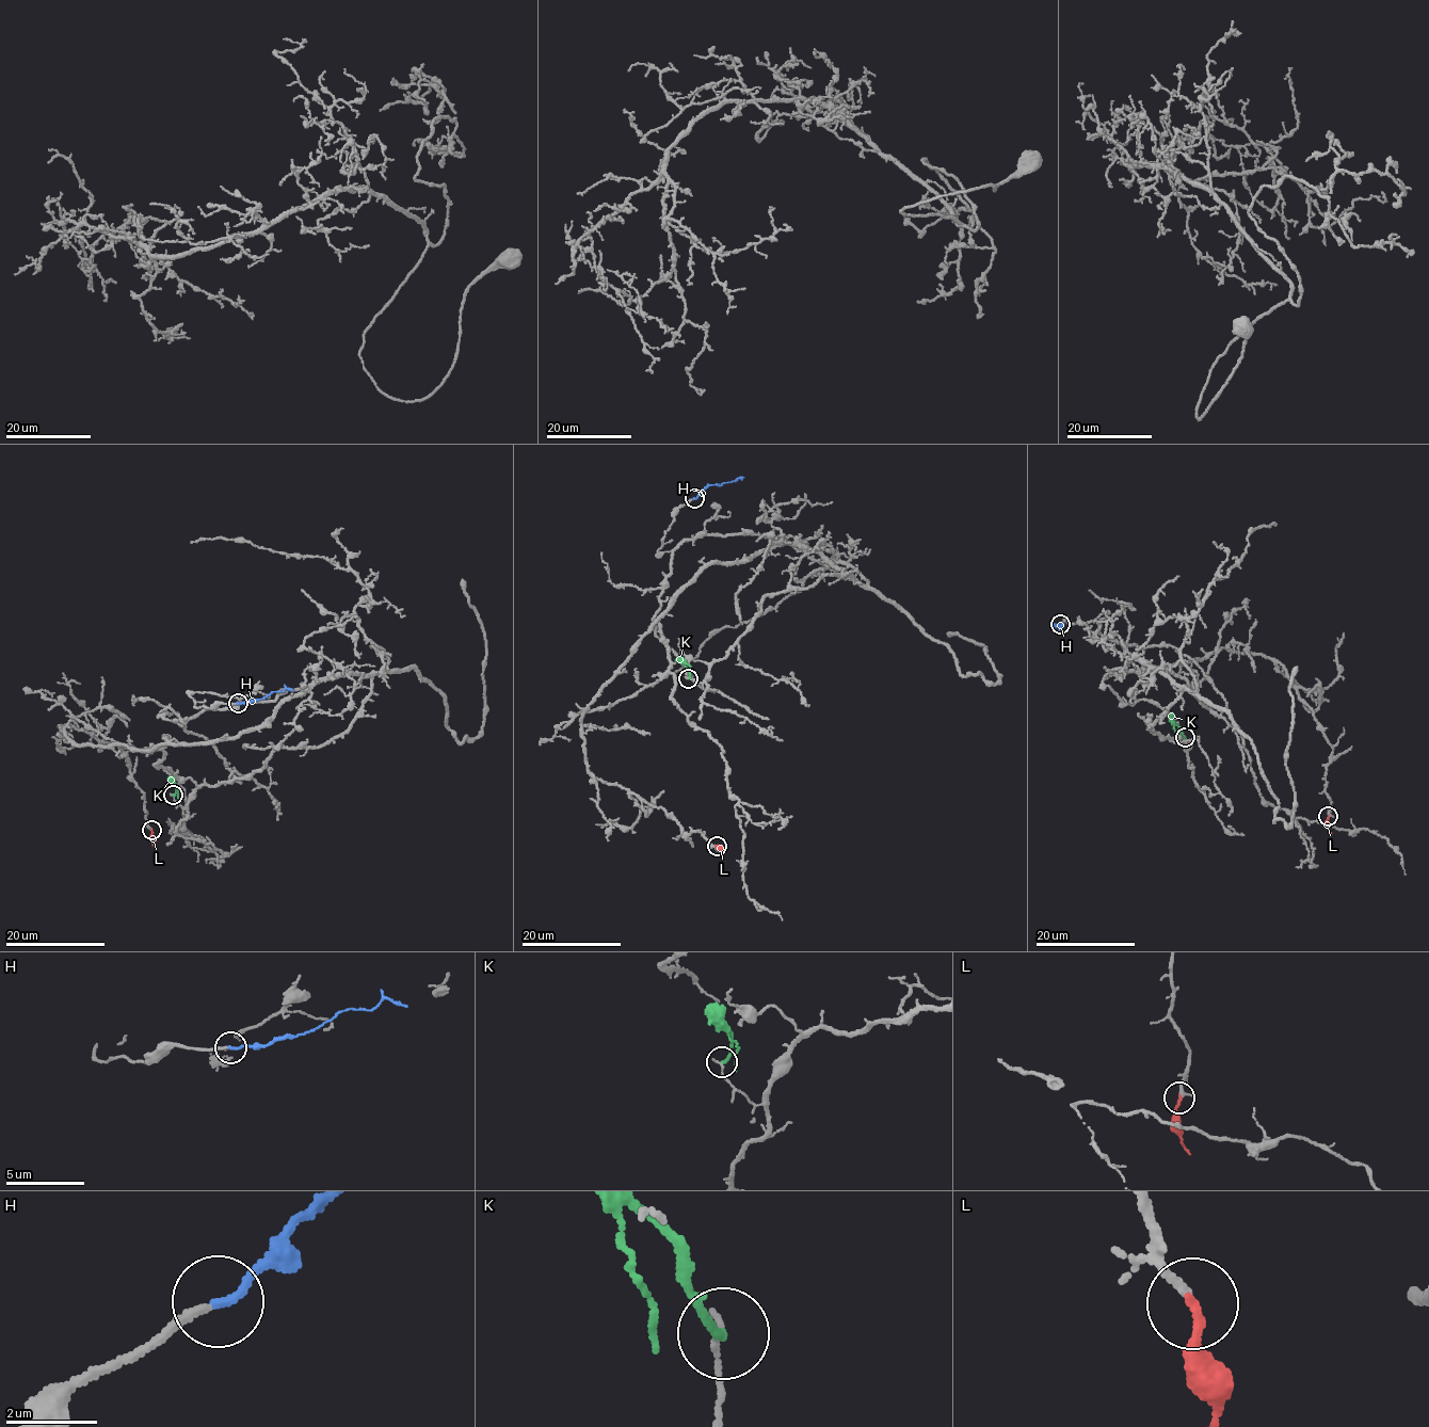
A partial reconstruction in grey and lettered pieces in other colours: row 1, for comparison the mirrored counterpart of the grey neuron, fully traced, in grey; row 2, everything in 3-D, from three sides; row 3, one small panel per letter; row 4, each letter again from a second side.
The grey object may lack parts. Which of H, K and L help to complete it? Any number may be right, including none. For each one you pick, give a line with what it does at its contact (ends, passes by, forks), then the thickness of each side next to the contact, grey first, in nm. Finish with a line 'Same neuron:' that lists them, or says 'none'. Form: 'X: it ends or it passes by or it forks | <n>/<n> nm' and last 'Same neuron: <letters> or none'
H: it ends | 170/190 nm
L: it ends | 200/200 nm
Same neuron: H, L

